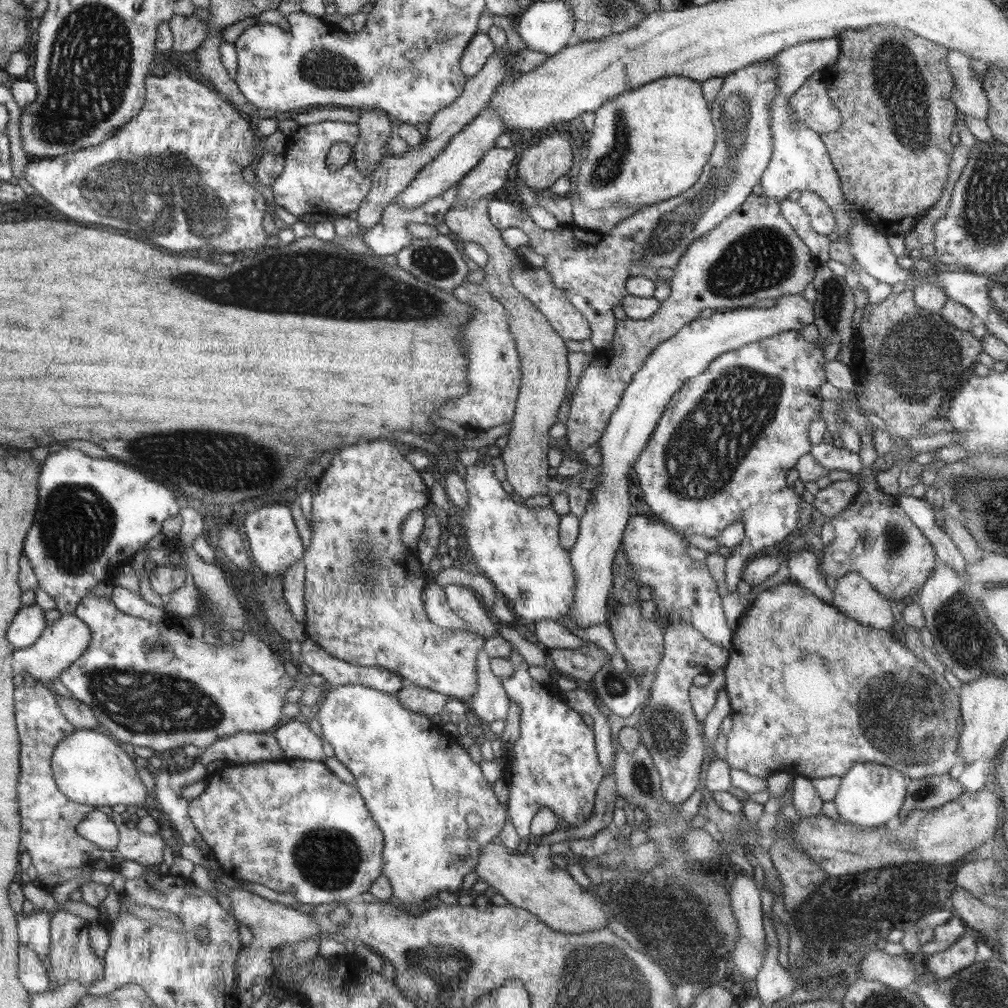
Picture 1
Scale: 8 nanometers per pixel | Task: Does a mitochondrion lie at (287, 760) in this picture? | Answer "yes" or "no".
no

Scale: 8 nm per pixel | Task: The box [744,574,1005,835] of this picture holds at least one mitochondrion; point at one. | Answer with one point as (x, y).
(906, 717)

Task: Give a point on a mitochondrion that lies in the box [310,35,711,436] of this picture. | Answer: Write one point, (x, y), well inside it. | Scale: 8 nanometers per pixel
(607, 171)

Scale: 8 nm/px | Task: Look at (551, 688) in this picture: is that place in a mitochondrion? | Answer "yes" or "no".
no

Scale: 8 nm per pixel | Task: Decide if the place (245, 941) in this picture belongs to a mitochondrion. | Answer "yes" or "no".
no

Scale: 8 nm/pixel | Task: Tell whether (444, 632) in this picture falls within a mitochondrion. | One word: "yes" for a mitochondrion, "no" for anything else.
no

